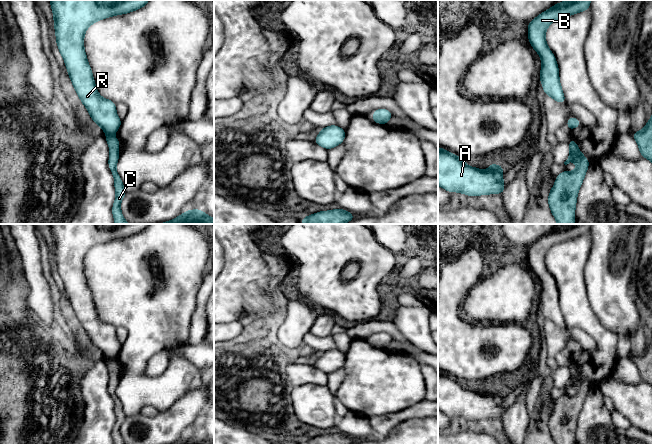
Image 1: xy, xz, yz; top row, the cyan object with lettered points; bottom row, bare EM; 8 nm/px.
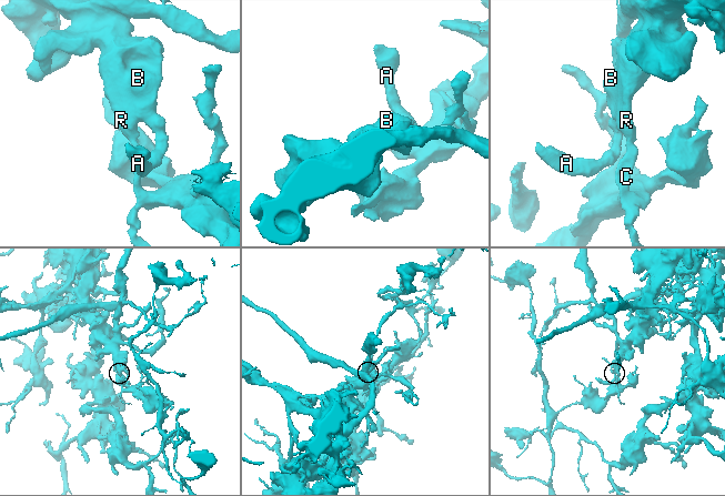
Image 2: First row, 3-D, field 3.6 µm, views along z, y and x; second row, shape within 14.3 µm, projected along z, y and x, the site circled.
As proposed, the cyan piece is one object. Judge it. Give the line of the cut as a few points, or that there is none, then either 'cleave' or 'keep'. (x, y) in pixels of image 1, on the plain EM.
cut xy (117, 341), (117, 349), (109, 356); cleave

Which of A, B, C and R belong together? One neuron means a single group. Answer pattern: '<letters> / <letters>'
A B R / C

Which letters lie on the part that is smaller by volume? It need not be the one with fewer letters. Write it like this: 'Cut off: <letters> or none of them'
Cut off: C

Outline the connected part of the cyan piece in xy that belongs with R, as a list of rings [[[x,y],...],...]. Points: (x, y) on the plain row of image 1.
[[[50,224],[56,266],[70,304],[90,341],[104,357],[117,351],[116,327],[101,321],[84,275],[84,258],[94,246],[141,233],[150,224]]]

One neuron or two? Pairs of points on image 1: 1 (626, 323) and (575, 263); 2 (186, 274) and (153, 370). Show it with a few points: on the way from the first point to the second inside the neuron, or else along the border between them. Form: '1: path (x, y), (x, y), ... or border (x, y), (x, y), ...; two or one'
1: border (590, 252), (585, 266), (585, 292), (588, 298); two
2: border (182, 346), (155, 353), (144, 370); two

